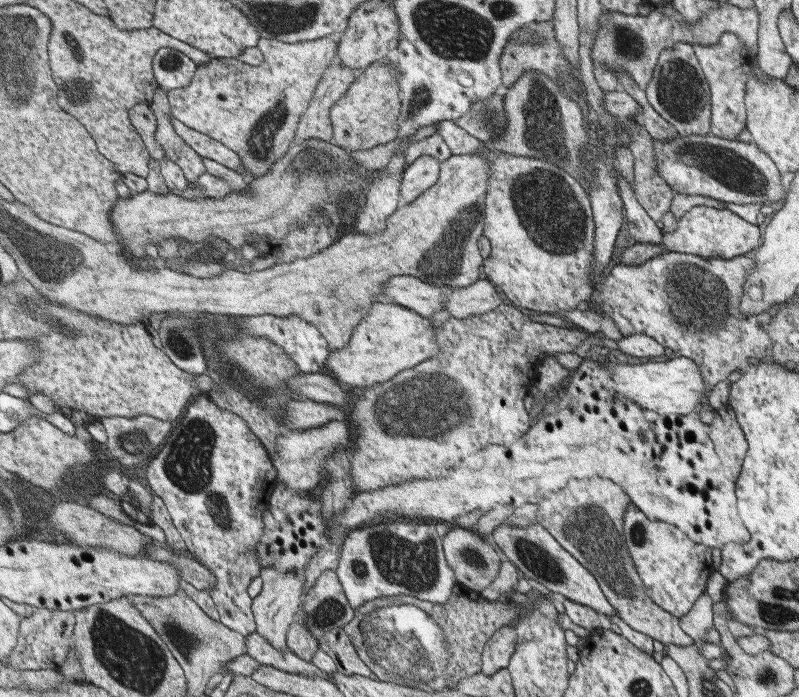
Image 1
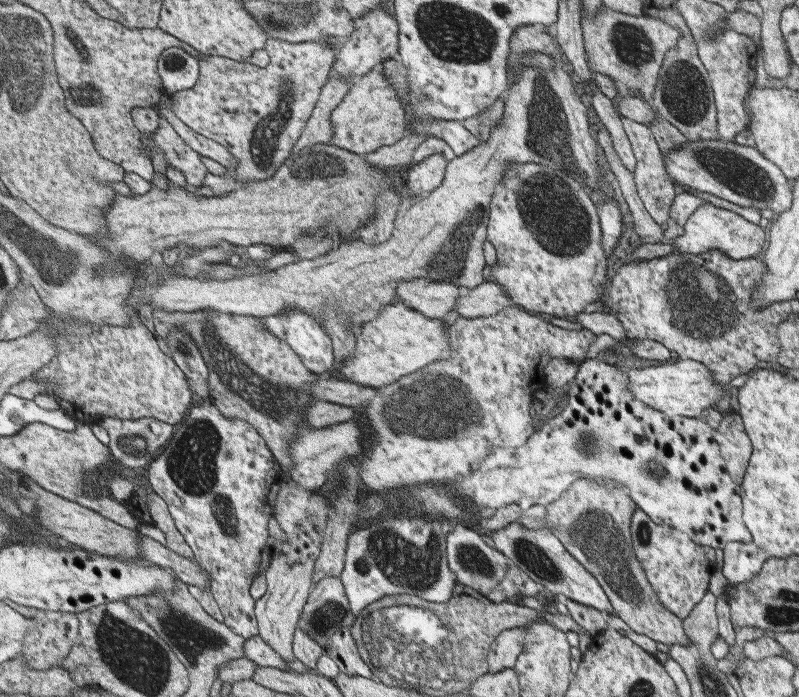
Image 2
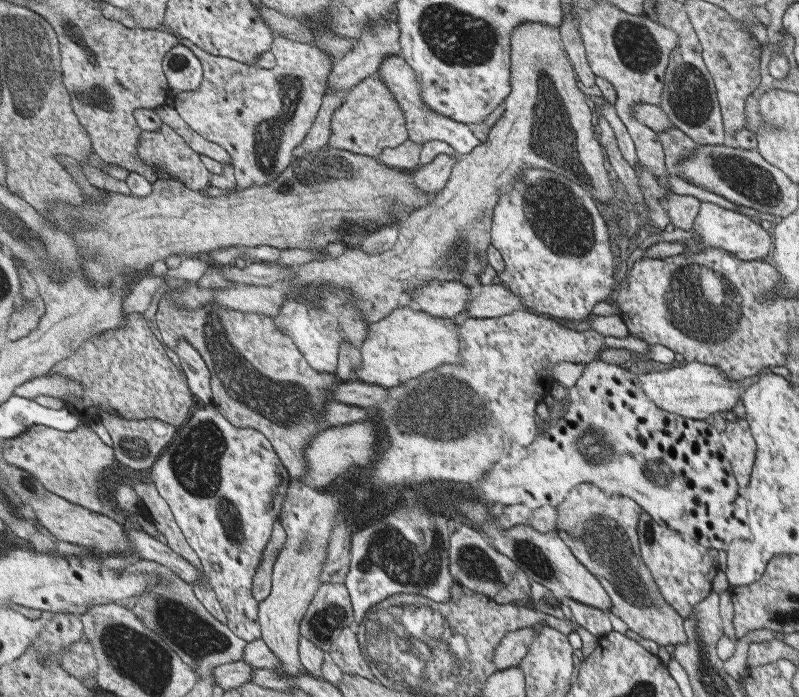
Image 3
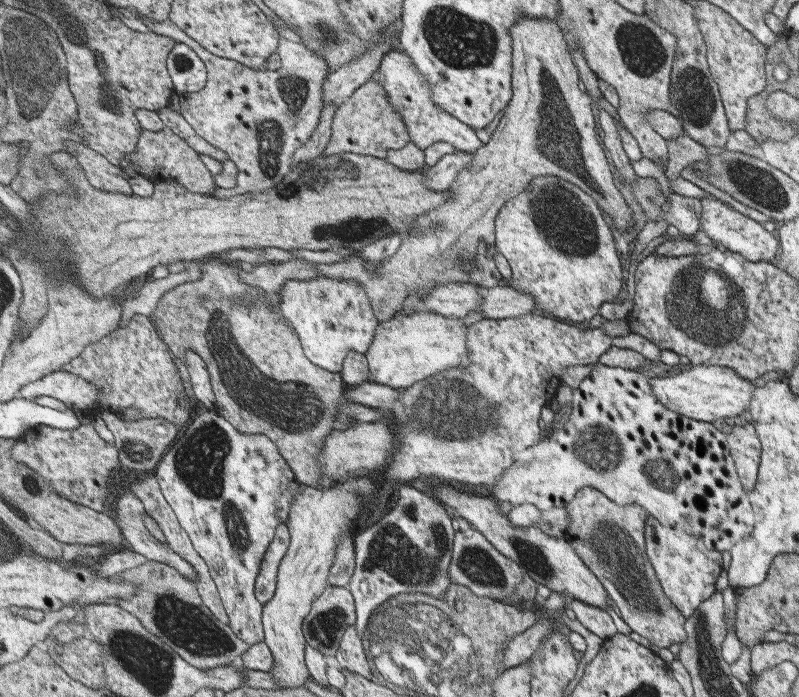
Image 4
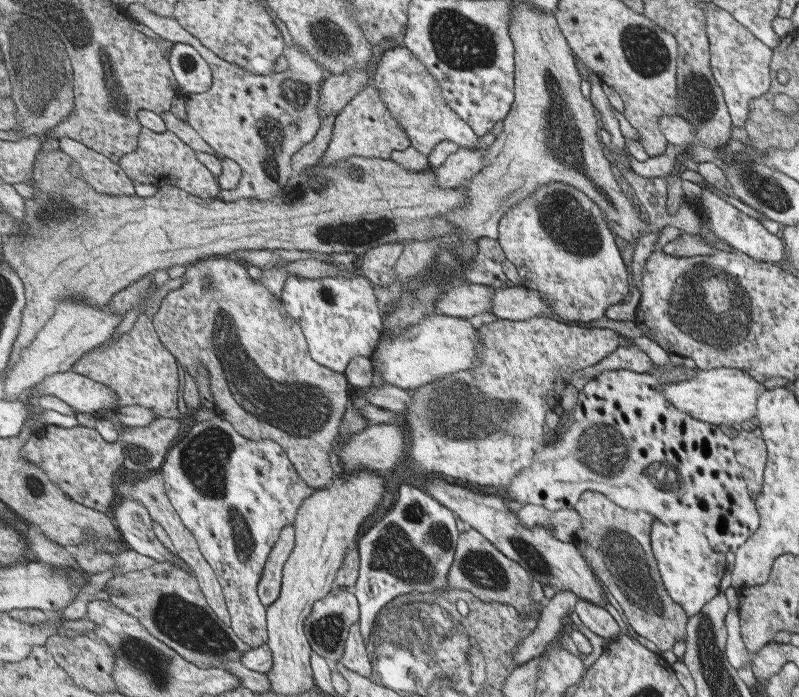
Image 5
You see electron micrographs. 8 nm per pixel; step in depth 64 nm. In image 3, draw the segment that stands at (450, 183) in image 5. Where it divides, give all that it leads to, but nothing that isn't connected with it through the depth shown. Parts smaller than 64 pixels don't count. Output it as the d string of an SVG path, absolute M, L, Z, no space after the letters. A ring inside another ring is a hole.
M440 155L434 157L434 161L418 166L411 171L414 176L414 184L422 192L435 194L441 191L449 182L450 175L453 174L454 163L458 163L458 161L460 161L460 156Z

